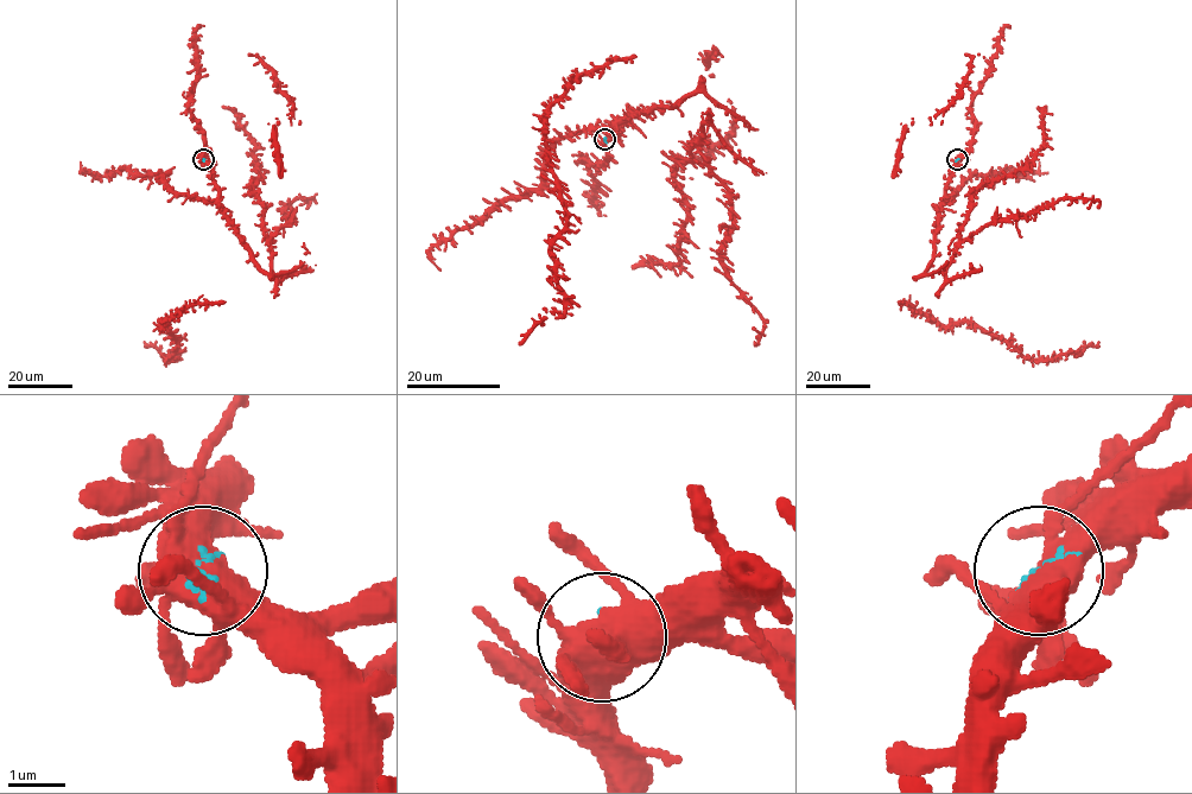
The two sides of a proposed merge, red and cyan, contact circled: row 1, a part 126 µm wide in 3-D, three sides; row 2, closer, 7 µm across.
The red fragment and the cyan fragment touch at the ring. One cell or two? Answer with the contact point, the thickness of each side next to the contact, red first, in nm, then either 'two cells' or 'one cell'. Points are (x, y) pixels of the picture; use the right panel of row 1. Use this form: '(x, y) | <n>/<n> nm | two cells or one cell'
(957, 159) | 480/130 nm | two cells

